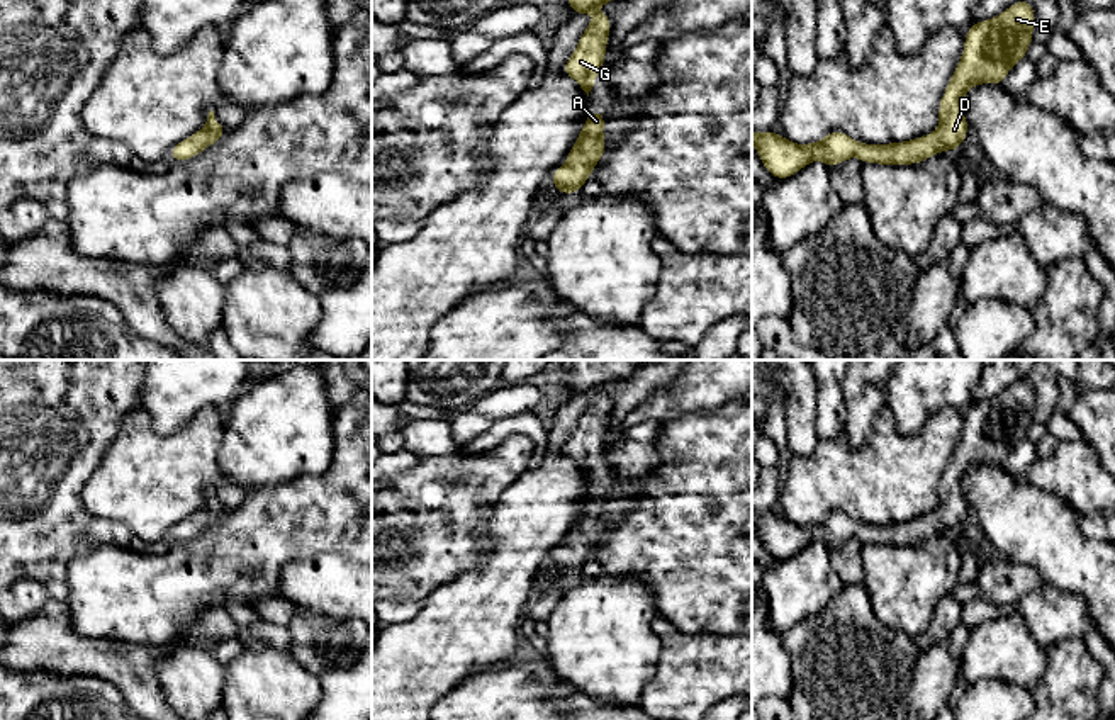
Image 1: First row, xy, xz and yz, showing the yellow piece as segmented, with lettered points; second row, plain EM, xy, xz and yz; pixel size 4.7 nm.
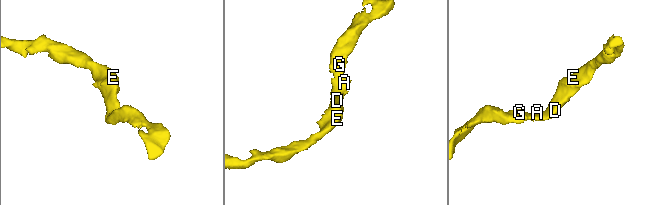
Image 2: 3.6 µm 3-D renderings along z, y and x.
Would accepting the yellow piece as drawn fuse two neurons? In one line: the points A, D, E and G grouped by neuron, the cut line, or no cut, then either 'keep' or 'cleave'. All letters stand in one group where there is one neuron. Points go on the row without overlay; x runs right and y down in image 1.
A D E G; no cut; keep

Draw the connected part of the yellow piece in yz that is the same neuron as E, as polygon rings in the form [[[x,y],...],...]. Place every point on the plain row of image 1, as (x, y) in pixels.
[[[1023,377],[991,401],[978,401],[967,409],[961,442],[939,482],[940,504],[930,516],[877,526],[832,511],[818,523],[799,526],[769,509],[752,511],[752,525],[776,560],[793,557],[815,540],[823,540],[830,550],[850,537],[864,545],[918,545],[939,532],[955,532],[969,513],[964,475],[972,465],[1003,465],[1008,450],[1027,438],[1034,406],[1034,387]]]

